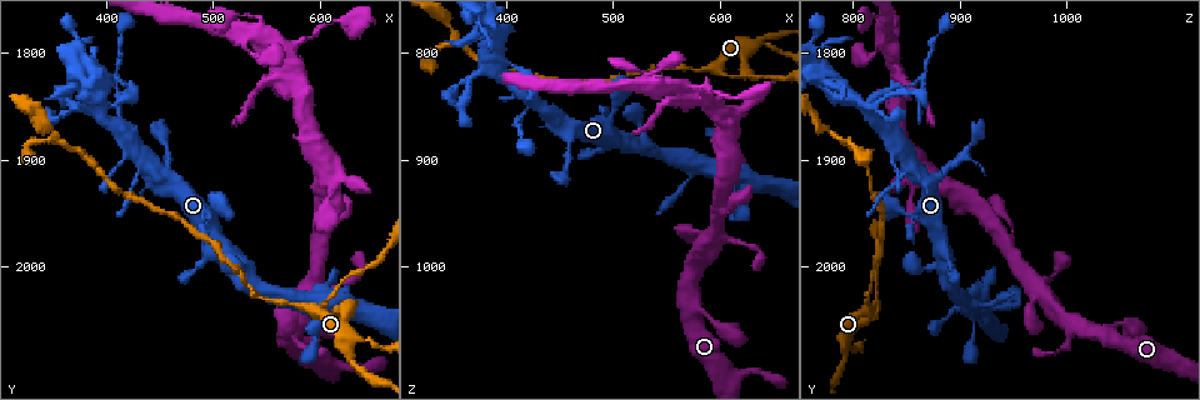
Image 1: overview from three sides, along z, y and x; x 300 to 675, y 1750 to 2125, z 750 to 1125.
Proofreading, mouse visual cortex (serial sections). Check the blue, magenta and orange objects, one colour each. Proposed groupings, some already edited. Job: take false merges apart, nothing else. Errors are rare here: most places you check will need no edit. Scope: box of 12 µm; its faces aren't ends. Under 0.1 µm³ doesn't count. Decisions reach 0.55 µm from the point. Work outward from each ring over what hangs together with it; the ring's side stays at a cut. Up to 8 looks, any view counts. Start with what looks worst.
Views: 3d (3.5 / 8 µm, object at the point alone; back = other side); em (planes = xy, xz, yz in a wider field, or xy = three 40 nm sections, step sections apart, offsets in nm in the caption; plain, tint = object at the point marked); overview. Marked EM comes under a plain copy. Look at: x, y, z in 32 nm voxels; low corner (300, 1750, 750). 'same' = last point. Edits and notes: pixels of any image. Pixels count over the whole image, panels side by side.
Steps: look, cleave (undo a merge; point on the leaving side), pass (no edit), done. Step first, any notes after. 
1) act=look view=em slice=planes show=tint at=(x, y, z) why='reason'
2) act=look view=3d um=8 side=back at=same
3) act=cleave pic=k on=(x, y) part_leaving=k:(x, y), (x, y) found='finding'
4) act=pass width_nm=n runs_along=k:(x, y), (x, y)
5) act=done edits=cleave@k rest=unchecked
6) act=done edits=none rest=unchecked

act=look view=3d um=8 side=back at=(610, 2028, 822) why='sharp bend'

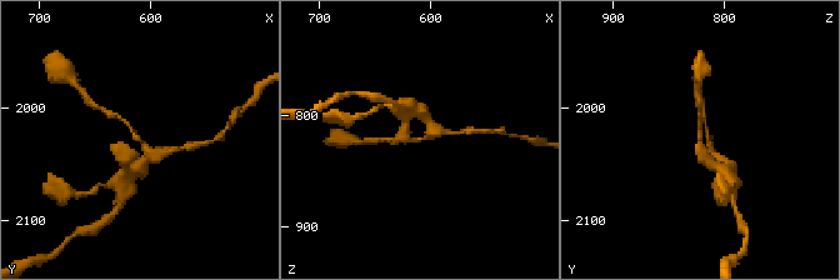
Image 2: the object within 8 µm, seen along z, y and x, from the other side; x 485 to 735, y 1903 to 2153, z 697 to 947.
act=look view=em slice=xy step=2 show=tint at=(610, 2028, 822) arm_widths_nm=150,250

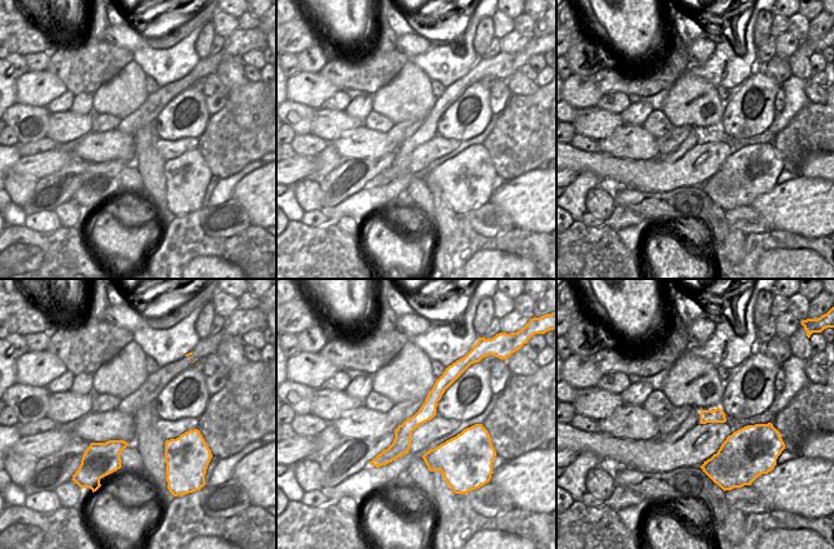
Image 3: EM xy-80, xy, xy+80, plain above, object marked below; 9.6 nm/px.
act=pass width_nm=170 runs_along=2:(148, 159), (156, 153), (115, 115) found='all the same cell'

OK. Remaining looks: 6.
act=look view=3d um=3.5 at=(394, 1854, 816) why='thin neck'

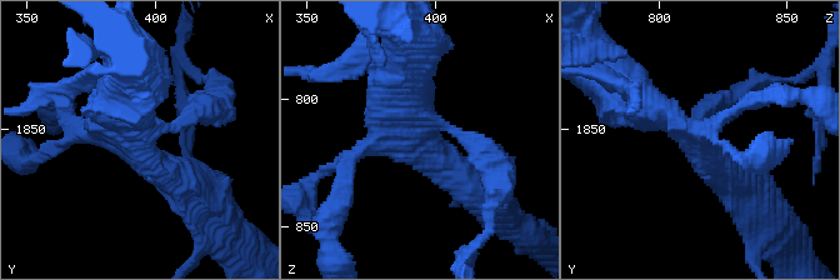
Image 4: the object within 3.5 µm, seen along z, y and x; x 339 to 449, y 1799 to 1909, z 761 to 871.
act=look view=em slice=xy step=3 show=tint at=(394, 1854, 814) arms=4 arm_widths_nm=200,250,450,500 why='shape alone is not enough'

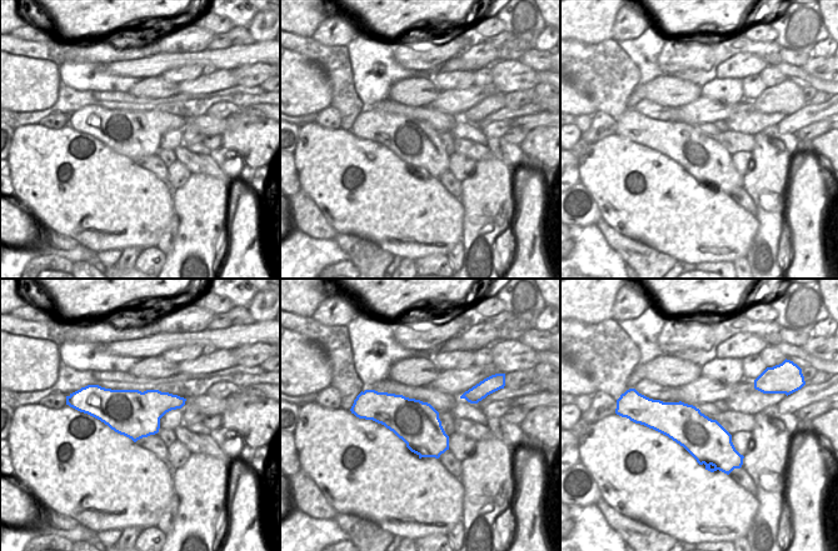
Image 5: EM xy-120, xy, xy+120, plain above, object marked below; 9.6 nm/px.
act=cleave pic=4 on=(483, 153) part_leaving=4:(458, 133), (504, 176), (488, 219) found='a second cell is stuck on'

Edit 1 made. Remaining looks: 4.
act=look view=3d um=3.5 at=(636, 2070, 790) why='three-way junction'

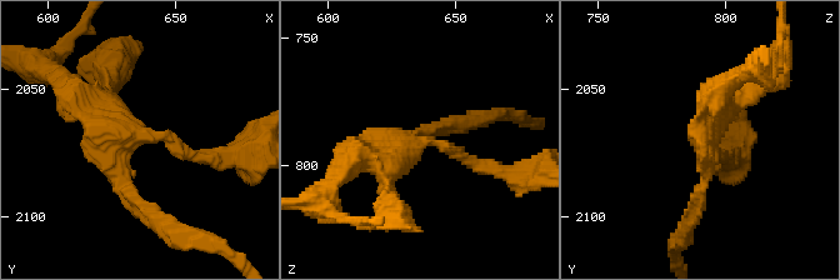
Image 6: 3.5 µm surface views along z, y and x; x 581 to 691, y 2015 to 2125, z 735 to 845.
act=look view=em slice=xy step=5 show=tint at=(638, 2068, 791) arms=3 arm_widths_nm=150,150,350

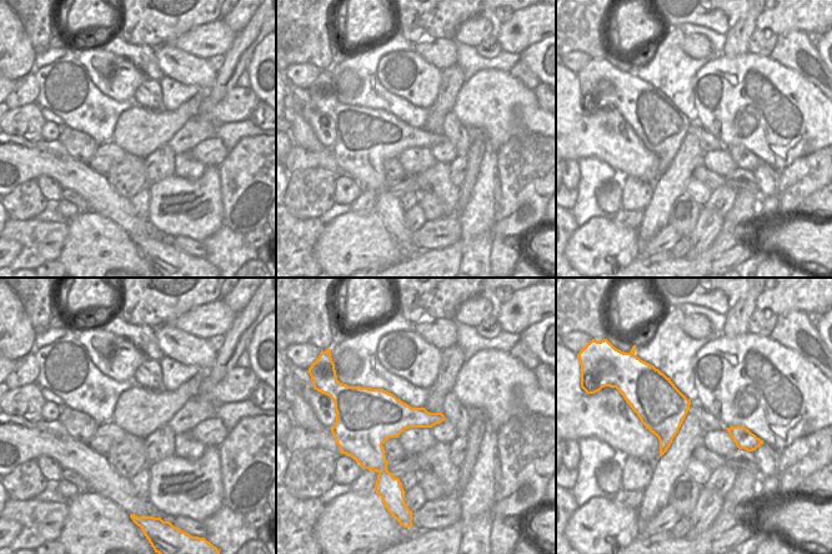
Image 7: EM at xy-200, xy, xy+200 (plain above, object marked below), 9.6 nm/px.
act=pass runs_along=6:(73, 98), (115, 133), (218, 155) found='continuous, no second cell'

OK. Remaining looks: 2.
act=done edits=cleave@4 rest=unchecked

